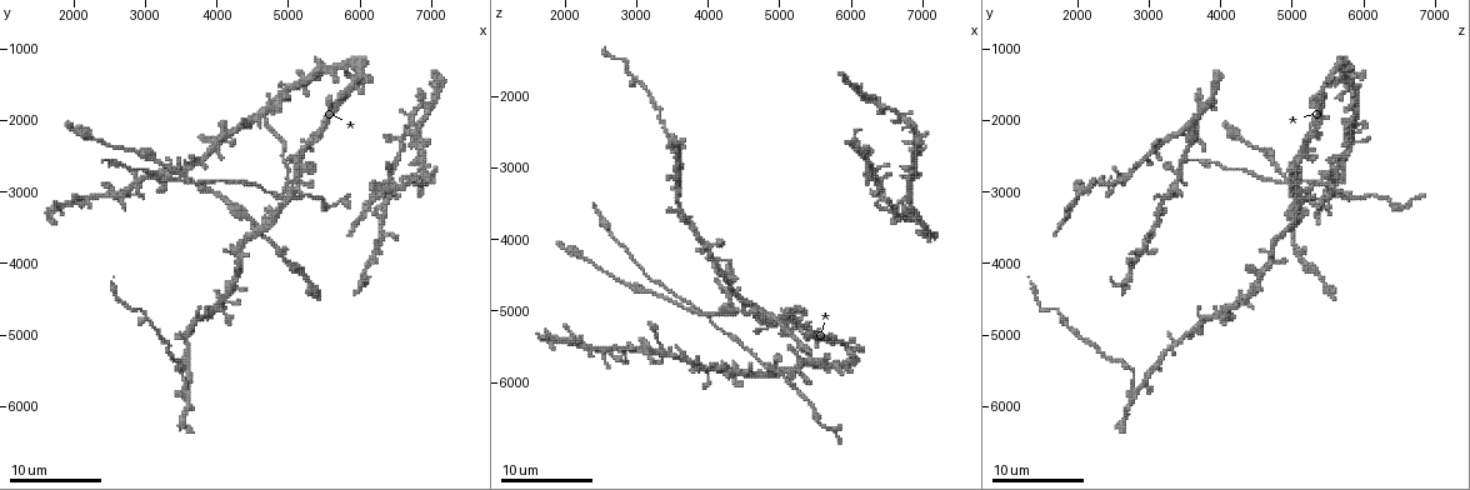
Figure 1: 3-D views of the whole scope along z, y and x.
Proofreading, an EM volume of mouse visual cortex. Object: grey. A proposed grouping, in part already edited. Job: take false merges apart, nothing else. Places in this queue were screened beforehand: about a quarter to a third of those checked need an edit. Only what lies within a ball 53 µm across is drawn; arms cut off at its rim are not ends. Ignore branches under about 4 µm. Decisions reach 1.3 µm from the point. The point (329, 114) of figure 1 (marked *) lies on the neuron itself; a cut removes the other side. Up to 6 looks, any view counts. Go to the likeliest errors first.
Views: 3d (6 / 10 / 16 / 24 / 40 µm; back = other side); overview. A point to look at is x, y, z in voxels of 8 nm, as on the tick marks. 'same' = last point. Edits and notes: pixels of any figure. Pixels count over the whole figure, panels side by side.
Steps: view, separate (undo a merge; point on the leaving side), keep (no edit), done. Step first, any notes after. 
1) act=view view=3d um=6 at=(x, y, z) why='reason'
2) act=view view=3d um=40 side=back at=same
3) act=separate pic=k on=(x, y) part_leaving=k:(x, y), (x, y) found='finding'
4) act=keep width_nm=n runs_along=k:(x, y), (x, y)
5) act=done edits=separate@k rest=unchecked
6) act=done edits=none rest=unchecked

act=view view=3d um=16 at=(5000, 2900, 5100)

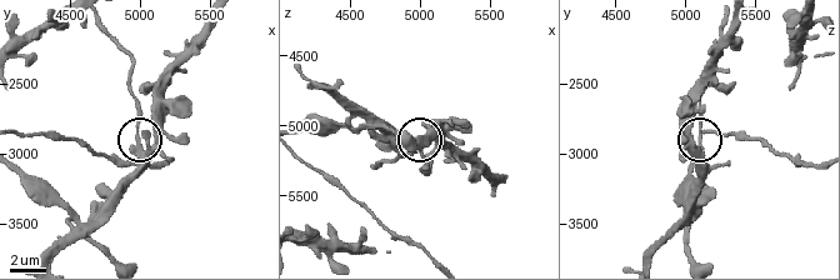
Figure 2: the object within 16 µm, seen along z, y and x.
act=separate pic=2 on=(140, 119) side_arm_um=9 part_leaving=2:(139, 148), (139, 105), (129, 83), (129, 55), (100, 20) found='two neurons meet here'

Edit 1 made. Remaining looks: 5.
act=view view=3d um=10 at=(3550, 5800, 2750) why='looks like a crossing'

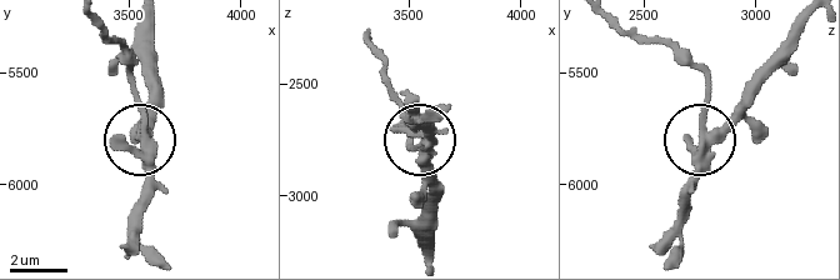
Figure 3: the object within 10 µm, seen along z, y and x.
act=view view=3d um=6 at=(3580, 5770, 2770)

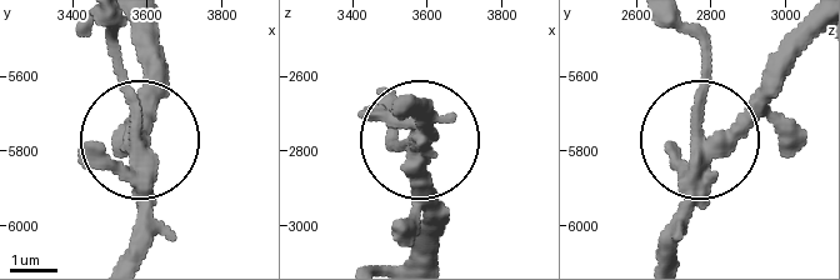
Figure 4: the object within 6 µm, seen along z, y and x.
act=separate pic=4 on=(120, 65) width_nm=340 part_leaving=4:(129, 130), (118, 23) found='two neurons meet here'

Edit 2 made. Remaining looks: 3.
act=view view=3d um=10 at=(4500, 3600, 4850)

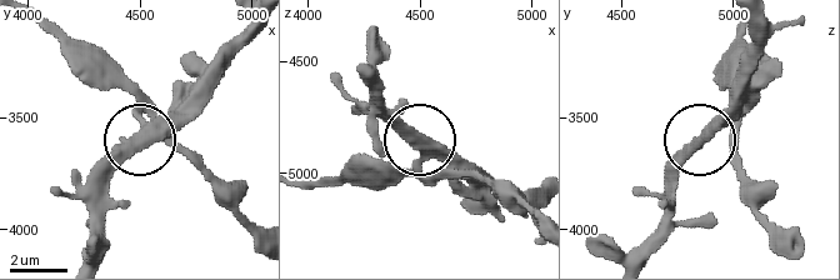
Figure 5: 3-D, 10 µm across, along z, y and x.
act=view view=3d um=10 side=back at=(4530, 3570, 4900) why='from behind'

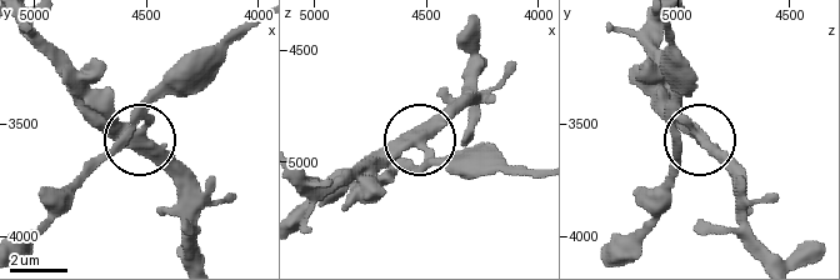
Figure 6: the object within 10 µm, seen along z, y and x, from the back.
act=separate pic=6 on=(174, 94) side_arm_um=32 part_leaving=6:(144, 125), (158, 101), (194, 84), (258, 25) found='a second neuron is stuck on'

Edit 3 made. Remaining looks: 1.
act=done edits=separate@2,separate@4,separate@6 rest=unchecked

